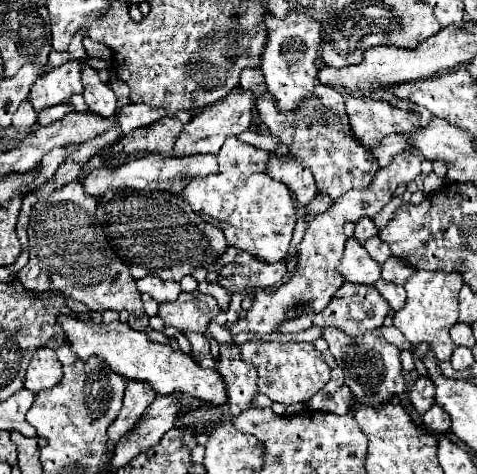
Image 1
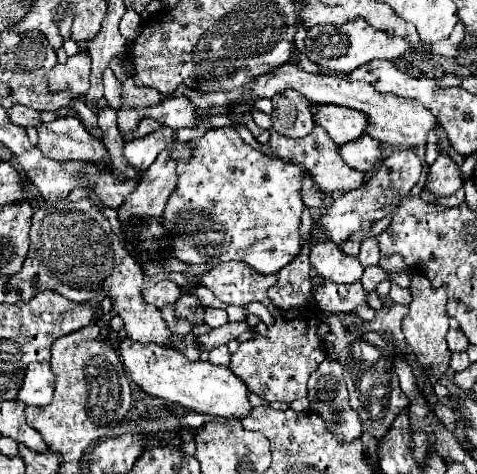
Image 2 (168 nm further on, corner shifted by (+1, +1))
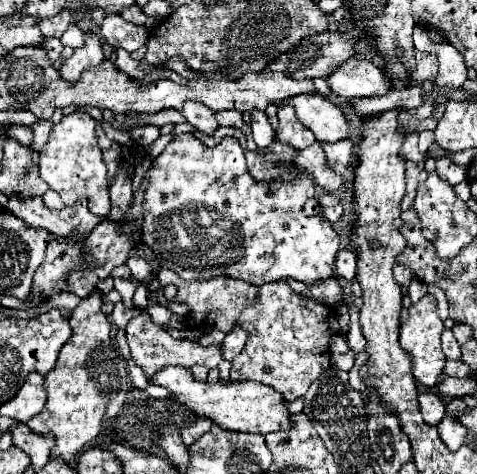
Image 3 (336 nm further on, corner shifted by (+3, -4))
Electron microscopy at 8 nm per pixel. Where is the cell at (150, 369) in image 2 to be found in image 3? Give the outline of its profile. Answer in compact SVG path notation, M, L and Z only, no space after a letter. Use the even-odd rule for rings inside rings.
M162 367L152 375L152 383L168 389L180 407L188 409L196 417L206 417L212 423L226 427L230 431L244 433L272 433L290 427L290 413L286 401L272 387L254 381L198 381L186 367Z

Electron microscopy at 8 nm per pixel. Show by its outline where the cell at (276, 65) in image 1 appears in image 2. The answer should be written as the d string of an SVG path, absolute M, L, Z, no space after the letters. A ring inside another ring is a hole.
M290 89L285 90L276 98L272 98L272 104L274 104L272 122L278 134L288 138L302 138L312 132L314 122L312 114L308 114L310 102L300 93Z

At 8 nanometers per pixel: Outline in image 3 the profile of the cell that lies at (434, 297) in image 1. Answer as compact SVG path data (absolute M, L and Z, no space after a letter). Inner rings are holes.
M428 293L418 303L410 305L408 311L410 311L408 321L404 325L400 325L400 347L412 357L414 379L422 385L434 387L440 381L442 369L446 363L446 357L442 355L442 347L440 347L440 335L444 331L444 323L438 317L438 301Z

